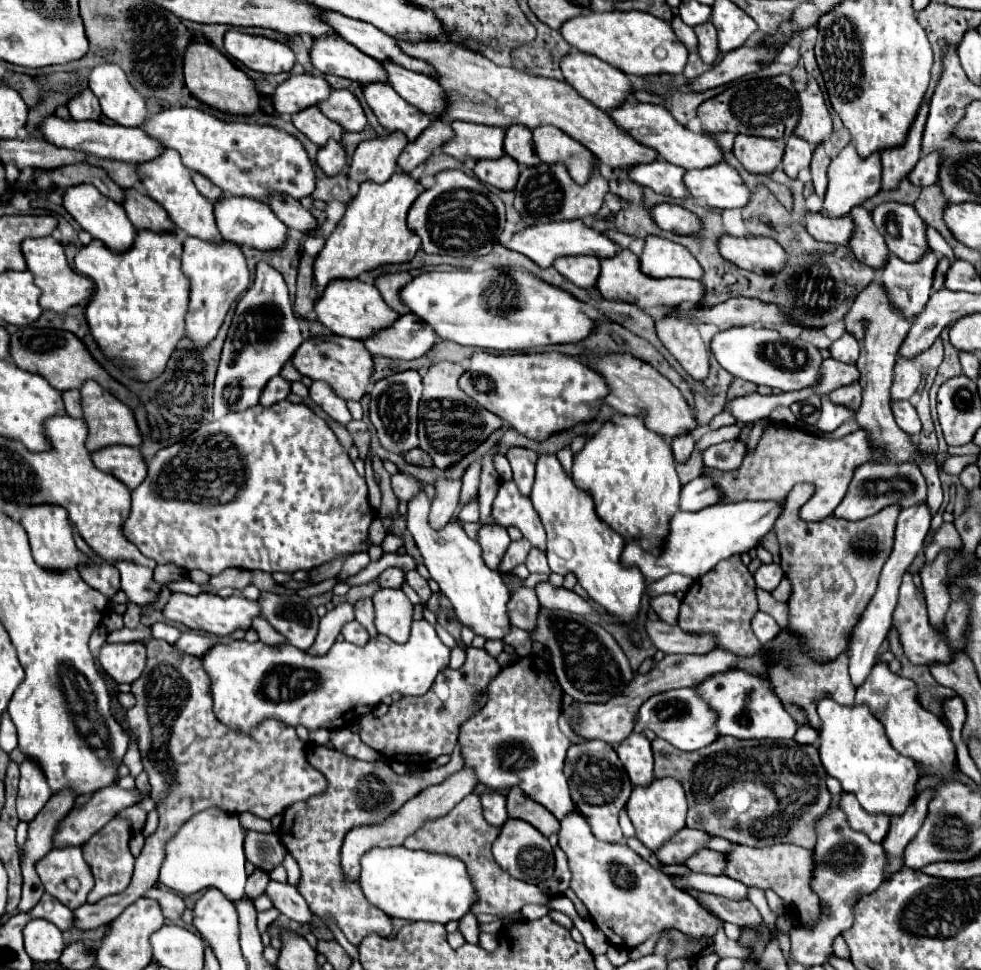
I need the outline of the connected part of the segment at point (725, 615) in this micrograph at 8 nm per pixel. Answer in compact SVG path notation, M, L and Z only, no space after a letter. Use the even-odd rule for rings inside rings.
M725 559L725 563L717 563L709 575L695 579L691 589L687 591L681 611L679 611L679 627L685 631L713 631L719 637L719 647L729 649L737 655L753 655L759 651L761 643L751 631L751 619L757 613L755 599L755 581L741 559Z

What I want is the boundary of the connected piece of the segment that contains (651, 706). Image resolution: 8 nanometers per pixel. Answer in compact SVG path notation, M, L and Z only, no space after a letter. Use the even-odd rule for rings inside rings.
M671 689L661 695L649 697L645 705L641 705L635 731L651 729L657 737L669 741L673 747L681 751L697 751L719 739L715 721L717 713L699 697L695 689Z

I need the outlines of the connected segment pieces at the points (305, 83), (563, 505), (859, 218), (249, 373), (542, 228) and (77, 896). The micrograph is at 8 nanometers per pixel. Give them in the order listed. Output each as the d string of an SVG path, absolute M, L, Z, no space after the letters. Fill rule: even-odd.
M291 75L285 79L271 95L275 111L281 115L293 115L305 107L311 107L319 101L325 101L331 95L331 87L323 77L313 75Z
M555 455L539 457L531 503L547 531L547 559L551 571L559 575L573 573L587 595L609 615L613 615L621 625L635 625L645 591L645 579L637 567L621 565L625 541L621 535L613 533L611 527L605 527L601 519L597 519L597 513L593 511L593 499L575 487L573 479L563 471Z
M855 207L851 211L851 217L857 223L857 235L853 237L853 243L849 247L855 253L857 261L861 261L873 269L883 269L883 265L889 259L889 249L885 247L881 233L873 225L871 213L863 207Z
M263 261L257 263L253 283L237 303L235 317L223 345L213 395L215 419L221 419L229 411L245 411L257 405L267 381L279 375L283 365L293 357L301 343L303 337L281 273Z
M555 221L547 225L529 225L521 231L517 231L507 243L503 243L507 249L513 249L517 253L527 255L531 261L535 261L541 269L551 267L555 257L563 255L595 255L595 257L613 257L617 253L617 245L609 241L603 233L597 233L591 227L585 227L583 221Z
M67 847L65 851L51 849L49 855L37 863L37 873L45 891L69 909L81 907L93 889L93 875L79 847ZM71 879L77 881L77 887L69 885Z

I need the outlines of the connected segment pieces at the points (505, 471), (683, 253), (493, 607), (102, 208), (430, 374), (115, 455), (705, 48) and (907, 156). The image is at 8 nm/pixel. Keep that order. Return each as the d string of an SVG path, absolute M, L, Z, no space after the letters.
M495 455L495 467L497 467L497 473L503 481L511 481L511 467L509 467L509 461L503 457L503 455Z
M655 235L645 237L645 247L639 257L639 269L649 277L701 279L703 275L701 265L685 247Z
M421 493L417 495L417 499L413 499L413 503L409 503L405 519L407 519L407 529L417 549L421 551L423 563L431 573L431 579L439 585L441 593L451 601L455 619L463 627L473 629L475 635L481 635L485 639L503 639L511 629L511 621L507 617L507 601L511 593L505 587L503 577L485 565L479 543L467 537L461 523L447 523L441 531L433 531L433 529L423 531L429 529L427 523L429 507L431 501L427 499L425 493Z
M77 185L77 187L69 187L63 195L63 205L65 209L71 213L71 217L93 237L99 239L101 243L105 243L105 247L109 251L119 253L127 253L133 247L137 229L133 227L133 223L129 221L125 209L119 203L113 203L111 199L105 199L105 195L101 195L95 187L89 185Z
M441 361L431 365L423 375L423 397L419 403L419 447L429 453L435 467L443 471L459 463L467 453L475 451L493 431L505 427L505 421L485 411L477 401L469 399L467 407L467 397L457 383L463 373L465 369L459 363Z
M113 445L91 453L91 461L99 471L117 477L129 489L135 489L145 479L145 461L135 447Z
M701 23L695 29L695 35L697 35L697 41L699 41L699 57L705 61L705 63L713 63L715 57L719 55L719 47L717 47L717 33L715 33L715 27L713 23Z
M923 105L909 131L909 139L905 141L905 145L895 147L893 151L881 153L881 163L883 163L881 189L885 191L897 189L899 183L909 175L909 171L913 171L913 167L917 165L917 159L921 159L921 137L923 137L925 119L927 119L927 111Z

